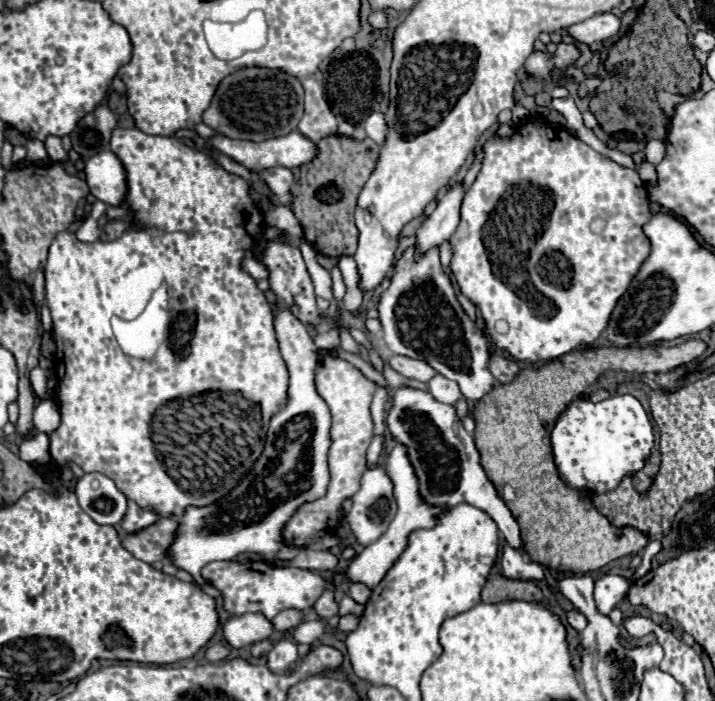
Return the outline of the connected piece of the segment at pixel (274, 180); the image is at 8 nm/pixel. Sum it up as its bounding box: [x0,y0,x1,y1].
[260,167,292,205]

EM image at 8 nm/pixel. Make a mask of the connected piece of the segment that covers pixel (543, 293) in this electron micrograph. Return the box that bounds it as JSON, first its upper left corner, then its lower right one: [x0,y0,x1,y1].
[450,119,652,365]

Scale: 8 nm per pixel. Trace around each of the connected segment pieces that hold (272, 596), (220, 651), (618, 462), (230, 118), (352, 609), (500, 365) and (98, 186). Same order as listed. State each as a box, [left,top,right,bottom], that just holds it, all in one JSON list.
[[202,561,330,619],[206,643,232,663],[550,395,654,493],[202,67,304,141],[340,595,364,615],[490,355,520,383],[86,151,128,205]]

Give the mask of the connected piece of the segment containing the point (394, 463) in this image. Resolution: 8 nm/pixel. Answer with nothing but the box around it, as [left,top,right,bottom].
[346,445,440,589]

